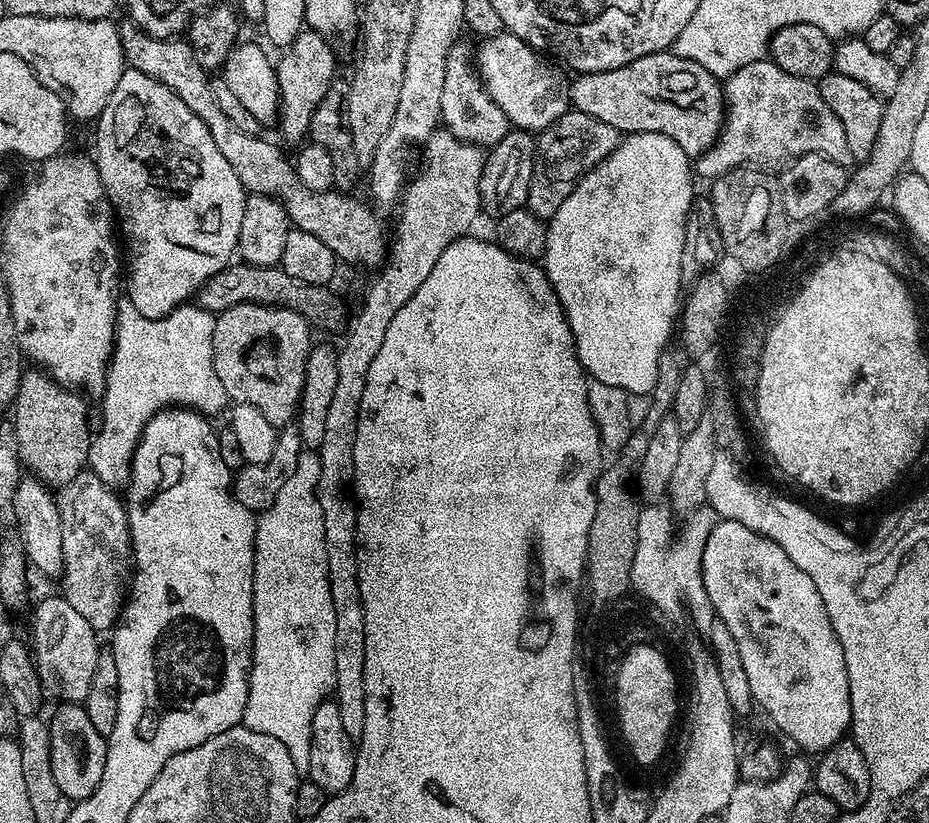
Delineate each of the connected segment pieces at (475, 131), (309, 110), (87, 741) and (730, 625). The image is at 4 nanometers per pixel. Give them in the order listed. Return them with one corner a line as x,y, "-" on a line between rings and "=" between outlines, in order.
458,42
450,50
450,54
446,54
446,82
442,82
440,119
446,131
454,134
454,138
487,150
506,138
510,131
510,118
485,90
474,63
473,45
464,43
=
302,30
292,44
279,53
280,60
278,56
275,61
280,91
278,129
288,140
303,141
309,135
308,127
314,118
314,110
318,110
318,102
326,98
326,90
330,90
332,81
337,79
336,52
332,48
335,47
317,32
=
83,703
59,705
60,709
47,721
50,730
50,770
54,770
54,778
61,788
62,794
73,802
90,798
102,782
102,770
106,766
106,750
108,741
94,725
90,723
90,714
86,714
=
725,520
723,524
718,522
714,524
712,533
709,534
709,540
706,542
705,552
702,554
701,572
706,594
709,595
709,600
715,612
715,619
722,621
726,626
726,630
730,630
730,634
734,634
734,642
738,642
738,654
742,654
742,667
746,669
746,675
748,675
750,681
750,690
752,691
755,707
757,709
761,708
776,723
777,730
785,732
800,747
797,749
803,750
805,753
813,754
812,752
816,752
815,754
823,754
845,739
846,733
852,727
846,658
842,654
842,646
834,634
830,614
826,614
822,594
818,594
813,580
810,579
810,574
806,574
806,570
798,570
798,566
794,566
794,562
790,562
790,558
787,556
786,550
782,550
782,546
772,544
770,538
742,526
742,522
734,522
733,520

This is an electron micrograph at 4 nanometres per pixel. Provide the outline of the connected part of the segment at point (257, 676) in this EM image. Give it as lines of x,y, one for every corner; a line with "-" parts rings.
301,451
296,468
289,472
282,490
278,490
278,498
266,511
256,516
256,549
254,550
254,574
252,575
252,613
254,614
254,638
252,639
252,668
248,672
248,697
244,711
243,727
258,730
258,734
270,734
270,738
278,738
290,750
294,758
296,771
307,773
310,766
310,726
314,722
314,710
322,701
333,695
336,679
334,678
334,602
330,602
330,578
326,576
326,542
322,534
322,506
318,506
318,474
320,473
320,457
315,451

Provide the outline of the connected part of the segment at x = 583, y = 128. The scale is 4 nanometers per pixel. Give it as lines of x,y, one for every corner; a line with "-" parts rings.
575,110
565,112
551,124
536,140
535,168
526,205
530,212
543,220
552,218
585,171
604,161
622,139
621,133
612,126

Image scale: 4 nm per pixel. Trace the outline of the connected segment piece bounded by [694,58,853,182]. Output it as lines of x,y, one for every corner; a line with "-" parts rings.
770,58
750,62
750,66
742,66
735,74
723,81
724,102
724,129
720,137
712,143
703,154
695,157
694,172
705,182
717,180
735,168
759,168
761,170
783,170
793,160
802,158
806,154
818,154
830,158
834,162
848,166
853,163
850,154
850,145
846,143
846,133
842,131
842,122
834,118
834,110
822,102
819,87
813,81
794,78
794,74
786,74

